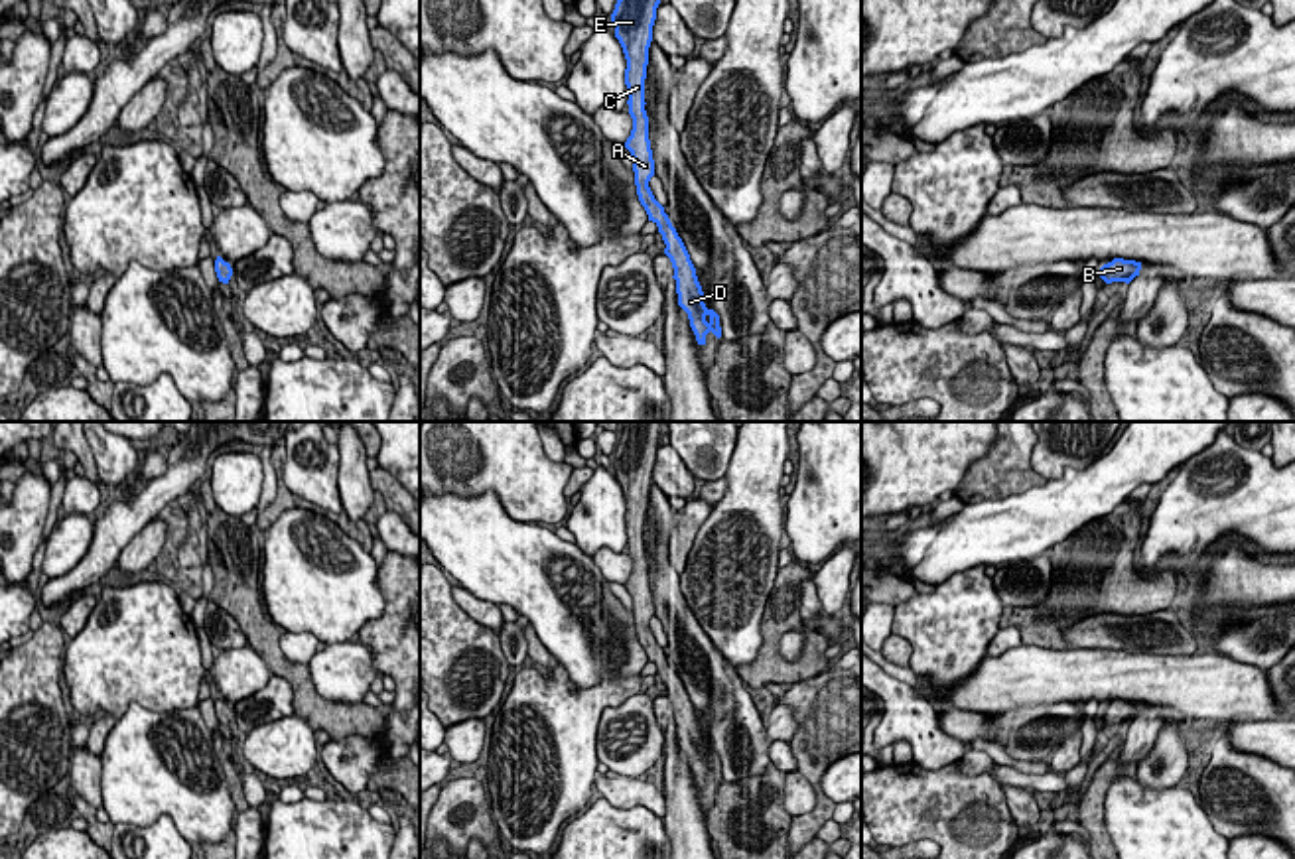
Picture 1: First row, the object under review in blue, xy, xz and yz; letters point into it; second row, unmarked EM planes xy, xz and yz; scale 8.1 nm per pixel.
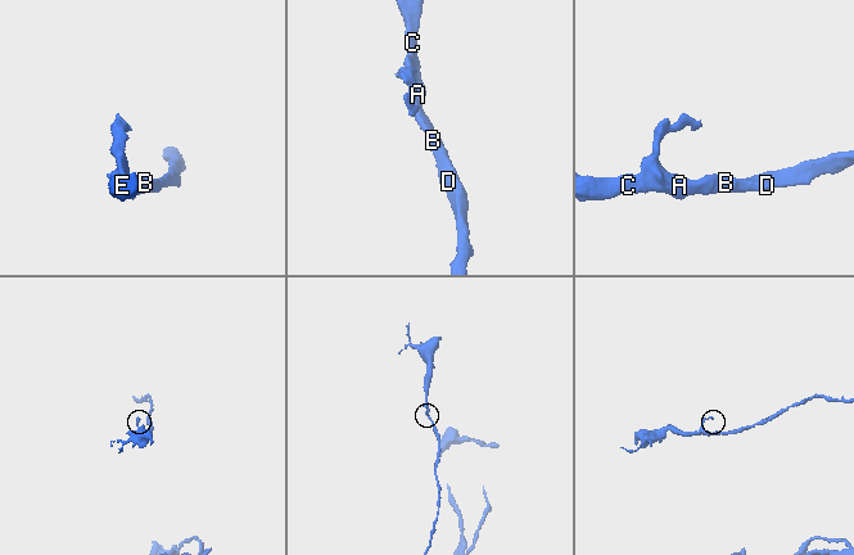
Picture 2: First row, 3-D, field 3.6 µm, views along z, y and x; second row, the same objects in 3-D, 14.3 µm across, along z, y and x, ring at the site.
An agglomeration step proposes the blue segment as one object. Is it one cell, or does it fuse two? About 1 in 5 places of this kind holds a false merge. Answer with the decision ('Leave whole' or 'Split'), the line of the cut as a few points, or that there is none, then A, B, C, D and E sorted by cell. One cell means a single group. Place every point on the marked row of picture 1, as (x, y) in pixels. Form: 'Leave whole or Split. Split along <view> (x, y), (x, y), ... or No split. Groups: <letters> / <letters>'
Leave whole. No split. Groups: A B C D E

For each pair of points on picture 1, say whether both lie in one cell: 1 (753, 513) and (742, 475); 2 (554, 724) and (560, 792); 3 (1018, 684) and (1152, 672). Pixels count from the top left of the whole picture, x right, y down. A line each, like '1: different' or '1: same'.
1: same
2: same
3: same

